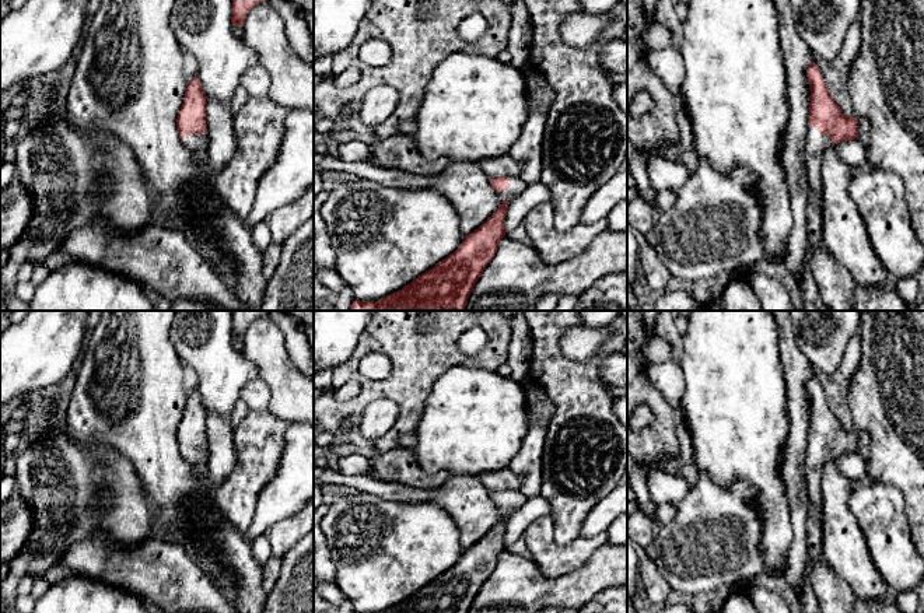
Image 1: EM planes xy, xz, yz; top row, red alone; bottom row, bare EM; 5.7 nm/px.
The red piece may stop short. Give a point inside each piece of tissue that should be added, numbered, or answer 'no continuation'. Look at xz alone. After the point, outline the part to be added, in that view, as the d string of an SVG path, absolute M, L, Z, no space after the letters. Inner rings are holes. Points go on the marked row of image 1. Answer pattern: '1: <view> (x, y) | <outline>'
1: xz (515, 185) | M508 176L508 189L498 190L497 195L501 200L511 202L521 195L526 188L526 183L519 176Z

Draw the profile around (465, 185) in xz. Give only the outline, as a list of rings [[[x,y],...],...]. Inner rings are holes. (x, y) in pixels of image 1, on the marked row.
[[[451,162],[434,175],[428,189],[438,190],[452,203],[465,237],[484,224],[503,204],[477,162]]]

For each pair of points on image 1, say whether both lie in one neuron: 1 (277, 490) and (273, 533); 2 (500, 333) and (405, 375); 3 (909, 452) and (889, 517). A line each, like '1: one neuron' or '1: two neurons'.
1: two neurons
2: one neuron
3: two neurons

